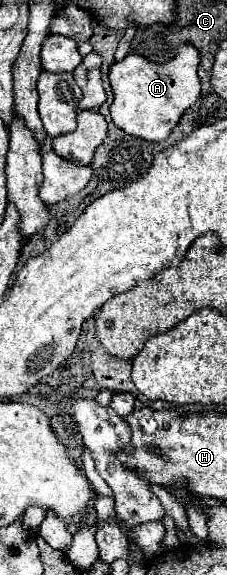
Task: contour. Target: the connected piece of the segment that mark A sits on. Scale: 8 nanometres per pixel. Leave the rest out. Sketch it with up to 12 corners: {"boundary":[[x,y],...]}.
{"boundary":[[199,51],[113,63],[111,119],[163,141],[199,99]]}

